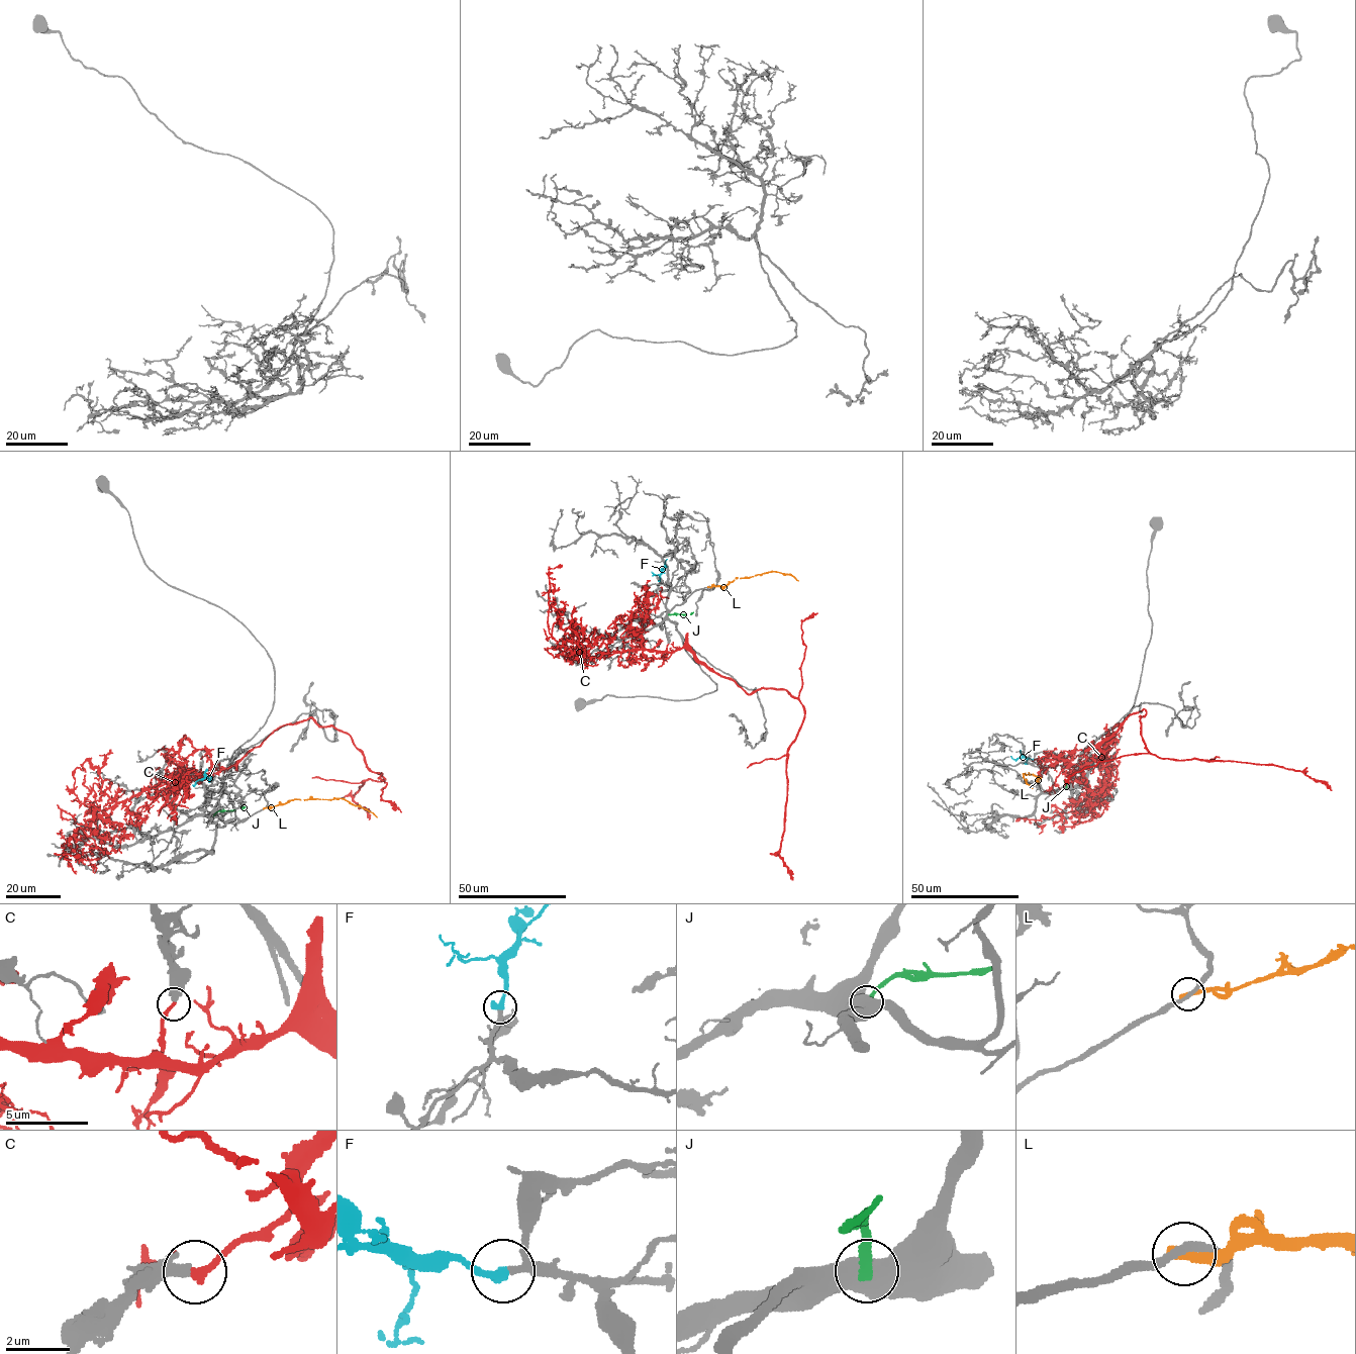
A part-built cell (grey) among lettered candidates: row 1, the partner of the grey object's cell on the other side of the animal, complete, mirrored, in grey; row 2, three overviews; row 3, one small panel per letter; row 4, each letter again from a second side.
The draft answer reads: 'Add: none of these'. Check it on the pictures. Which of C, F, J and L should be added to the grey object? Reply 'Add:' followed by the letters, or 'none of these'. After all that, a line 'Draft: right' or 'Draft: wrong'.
Add: F
Draft: wrong

